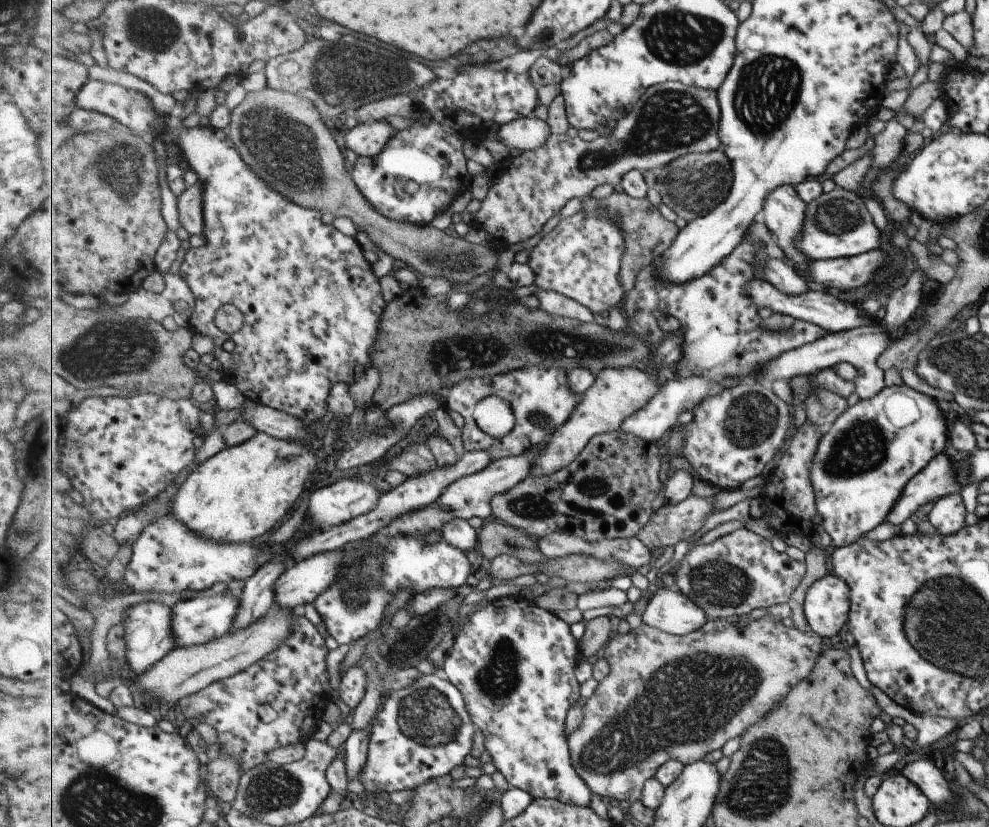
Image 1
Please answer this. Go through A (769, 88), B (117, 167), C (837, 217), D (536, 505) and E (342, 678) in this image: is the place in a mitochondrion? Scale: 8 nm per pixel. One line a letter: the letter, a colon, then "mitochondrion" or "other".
A: mitochondrion
B: mitochondrion
C: mitochondrion
D: mitochondrion
E: other

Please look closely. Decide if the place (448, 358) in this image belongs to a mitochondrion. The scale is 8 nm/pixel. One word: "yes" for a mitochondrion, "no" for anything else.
yes

